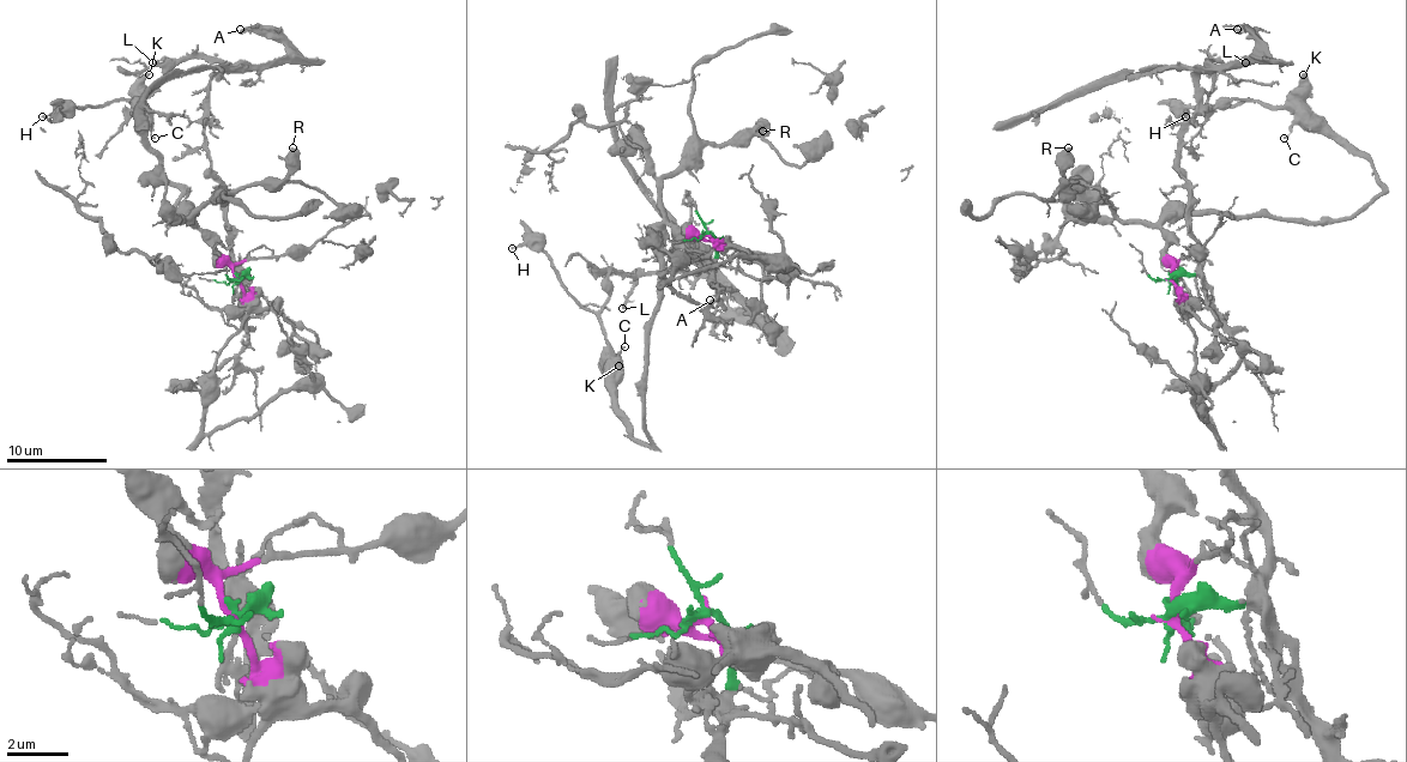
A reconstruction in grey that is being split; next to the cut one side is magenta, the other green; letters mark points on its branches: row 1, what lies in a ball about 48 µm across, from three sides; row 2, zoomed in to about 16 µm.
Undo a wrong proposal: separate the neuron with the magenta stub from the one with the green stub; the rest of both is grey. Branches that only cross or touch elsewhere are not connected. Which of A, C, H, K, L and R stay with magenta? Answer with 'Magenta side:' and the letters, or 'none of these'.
Magenta side: C, H, K, R

